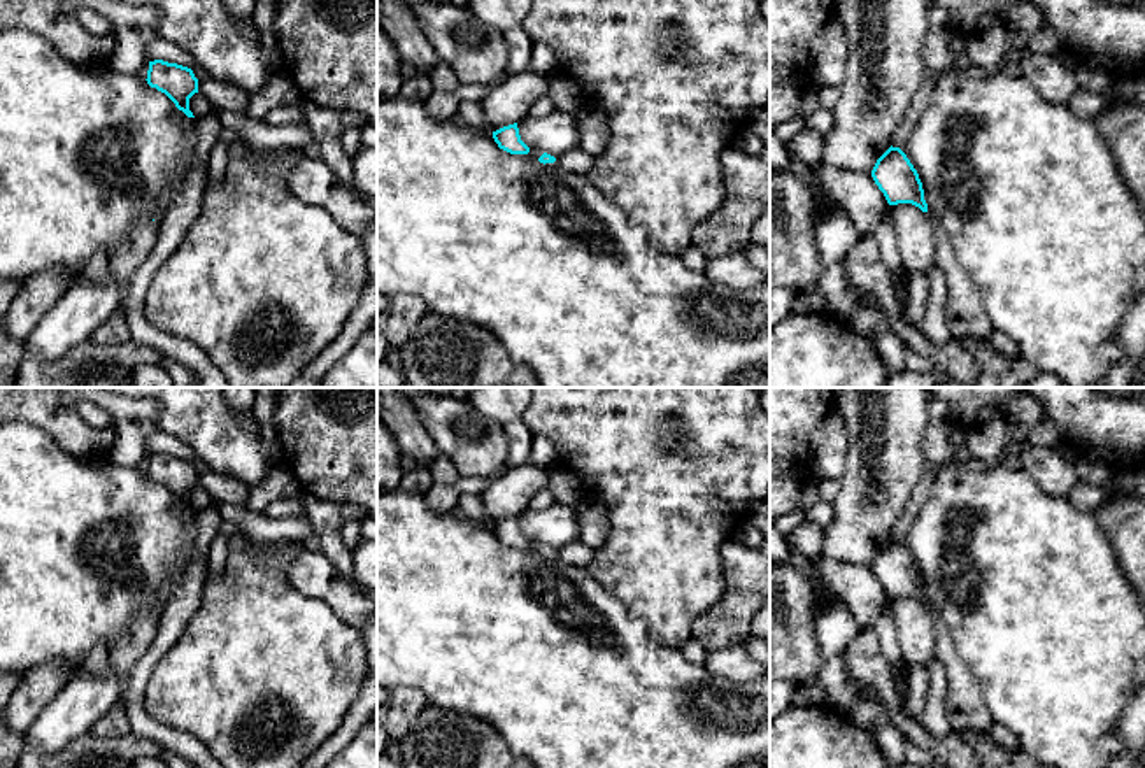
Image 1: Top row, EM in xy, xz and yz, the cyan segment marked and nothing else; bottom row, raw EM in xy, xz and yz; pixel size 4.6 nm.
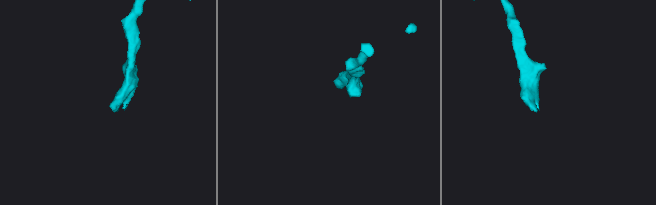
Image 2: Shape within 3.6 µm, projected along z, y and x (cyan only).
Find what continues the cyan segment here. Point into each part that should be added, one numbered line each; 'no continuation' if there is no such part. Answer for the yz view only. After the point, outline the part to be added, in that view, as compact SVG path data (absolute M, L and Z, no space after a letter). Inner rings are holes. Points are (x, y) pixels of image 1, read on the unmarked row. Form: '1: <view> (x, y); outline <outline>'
no continuation

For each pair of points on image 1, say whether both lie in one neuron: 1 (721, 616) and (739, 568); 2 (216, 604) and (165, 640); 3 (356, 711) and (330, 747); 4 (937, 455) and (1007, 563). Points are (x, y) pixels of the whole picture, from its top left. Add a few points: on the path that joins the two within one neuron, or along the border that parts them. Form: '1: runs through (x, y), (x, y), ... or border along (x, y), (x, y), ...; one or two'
1: runs through (733, 604), (739, 598), (739, 581); one
2: border along (202, 590), (199, 609), (160, 660); two
3: runs through (355, 719), (339, 739); one
4: border along (952, 462), (942, 467); two

